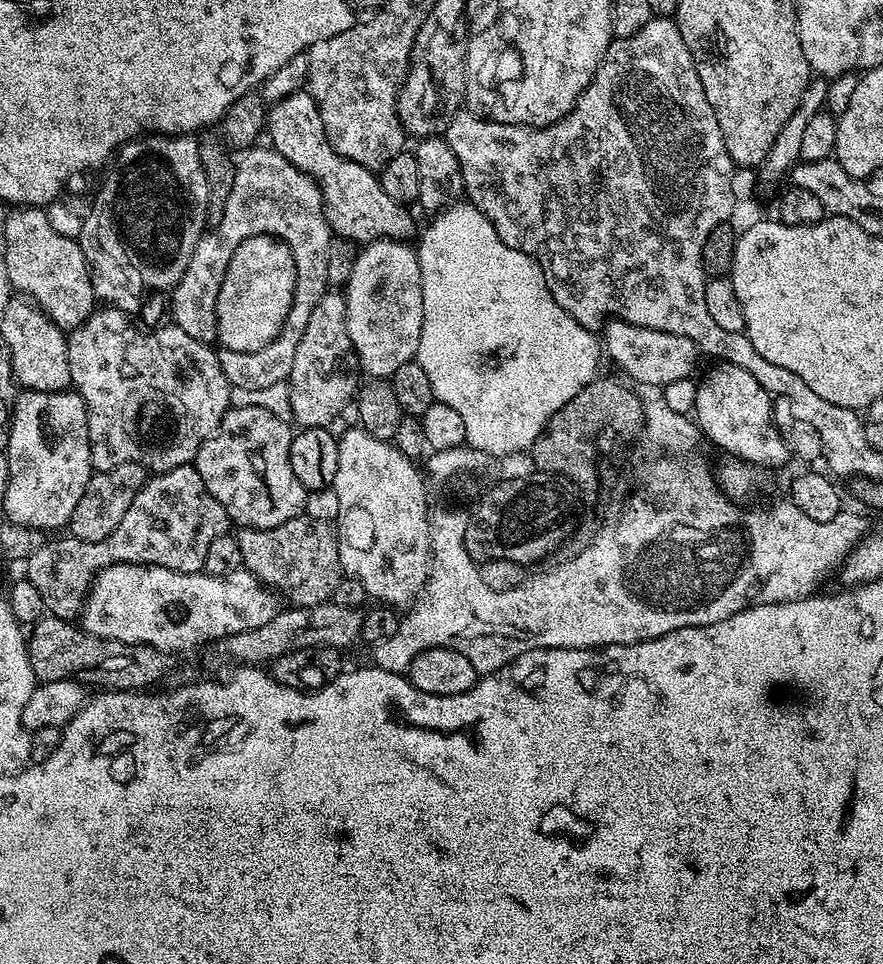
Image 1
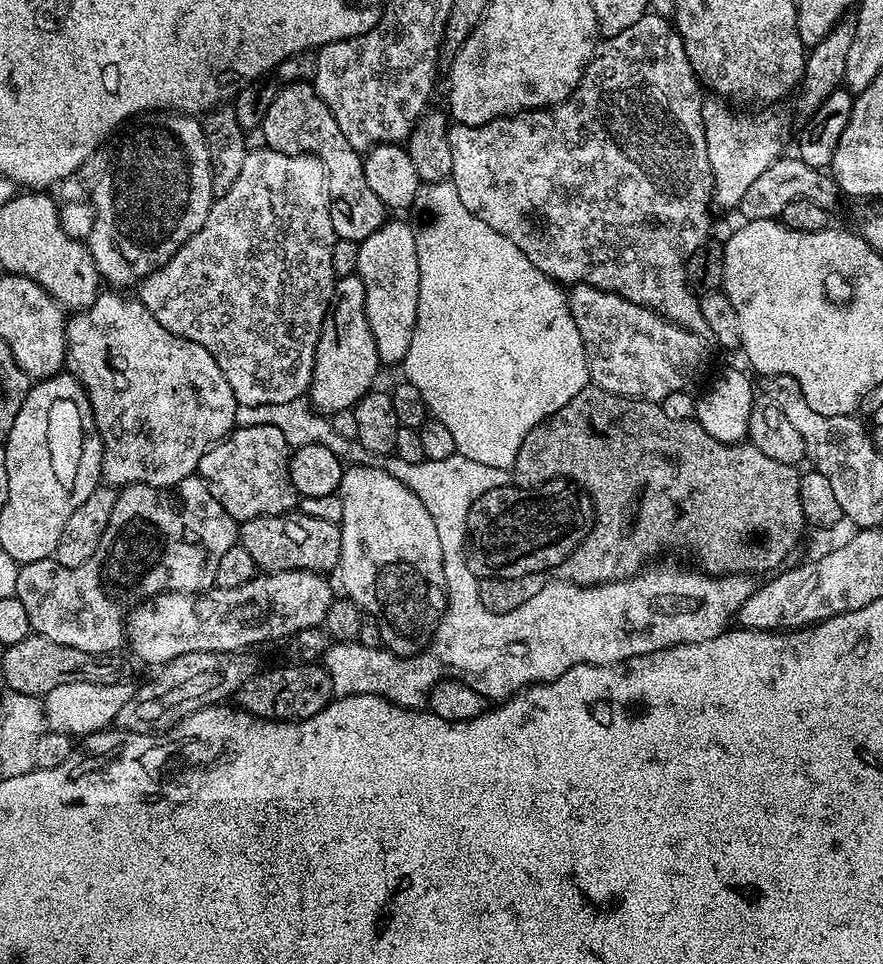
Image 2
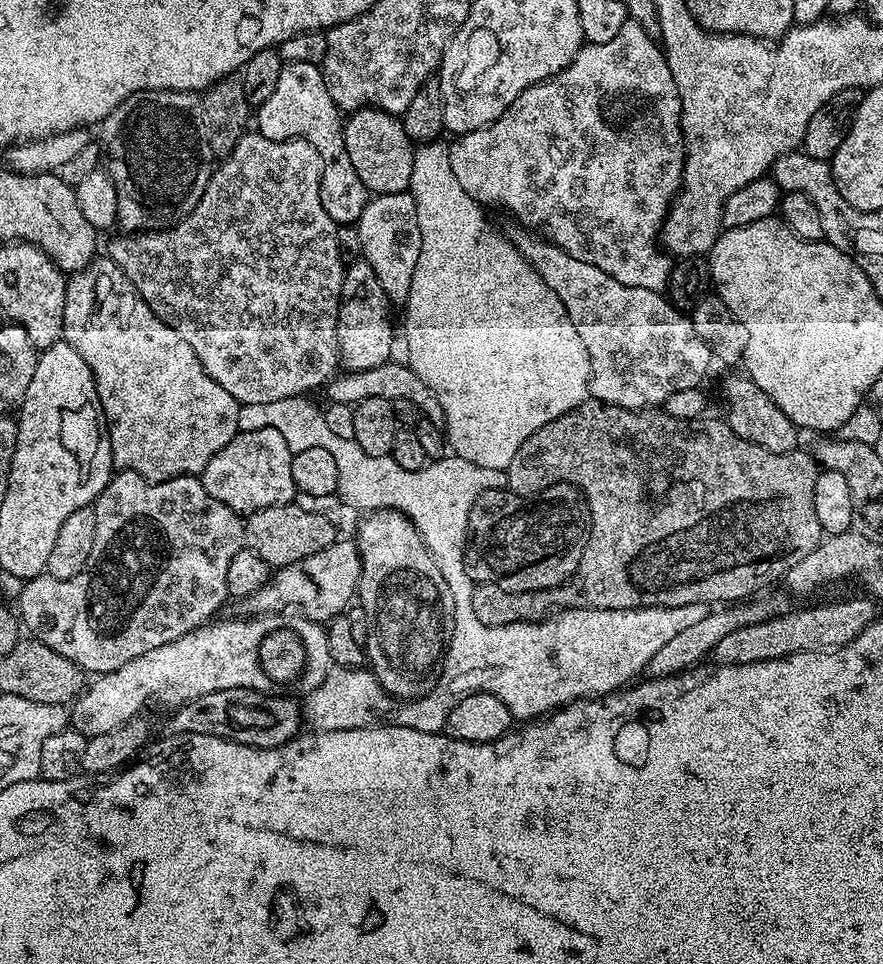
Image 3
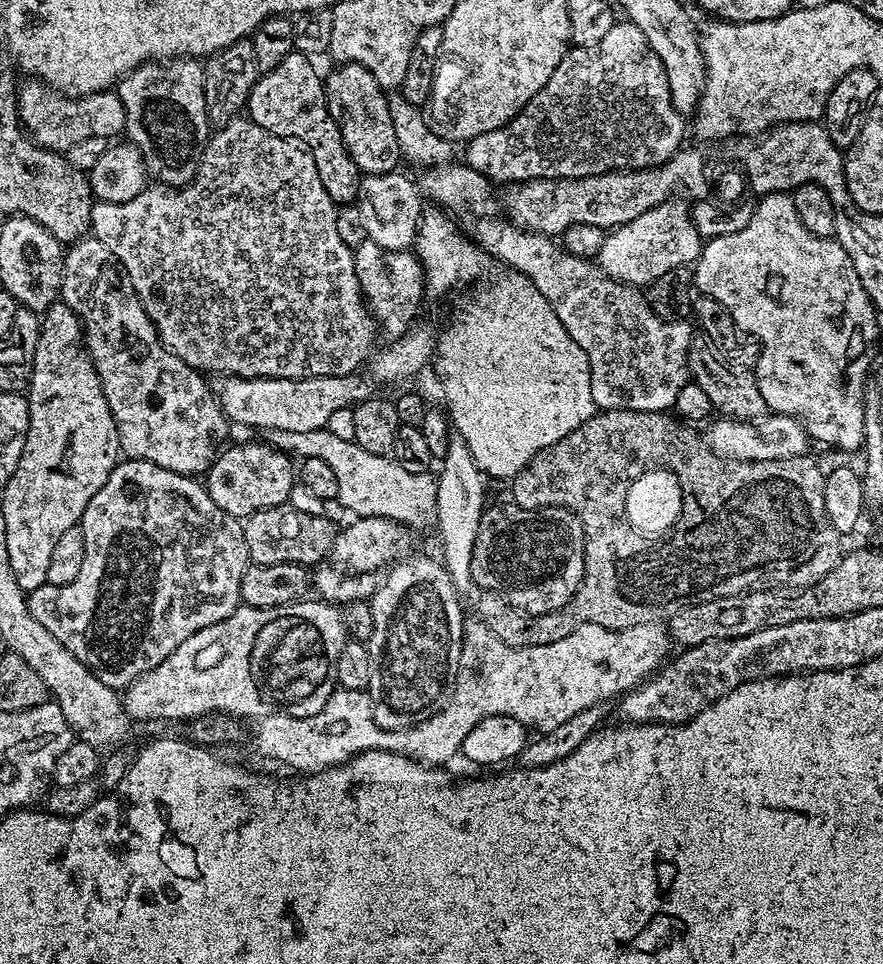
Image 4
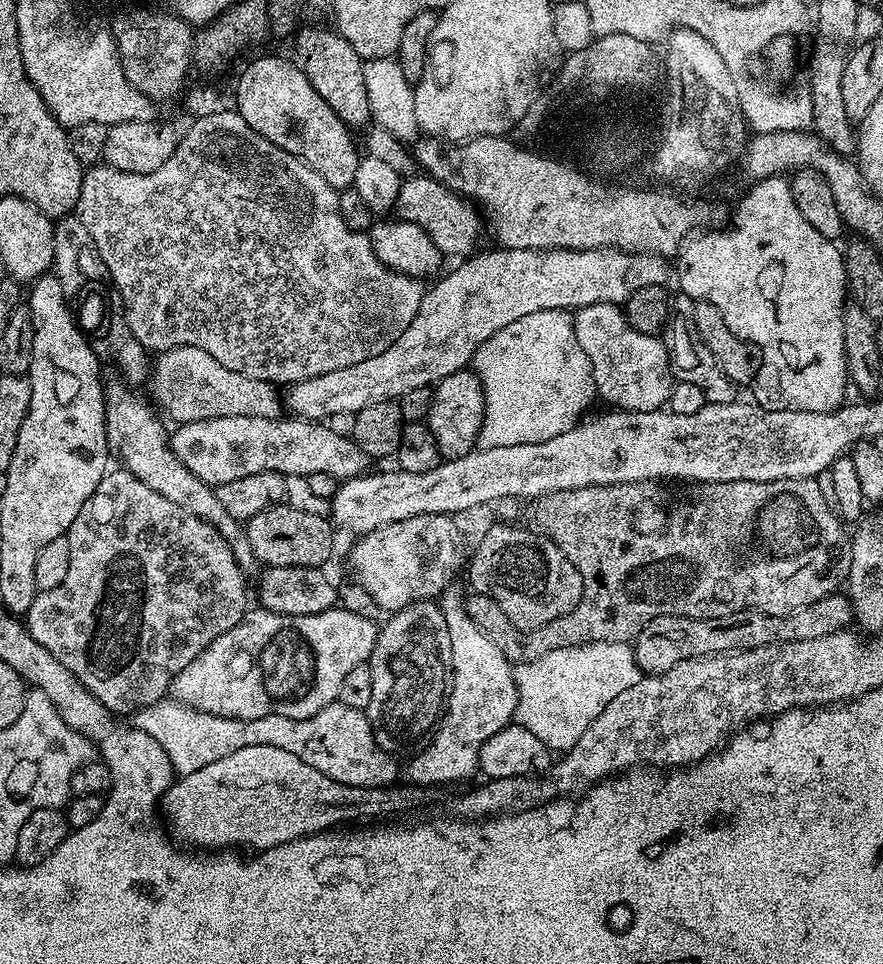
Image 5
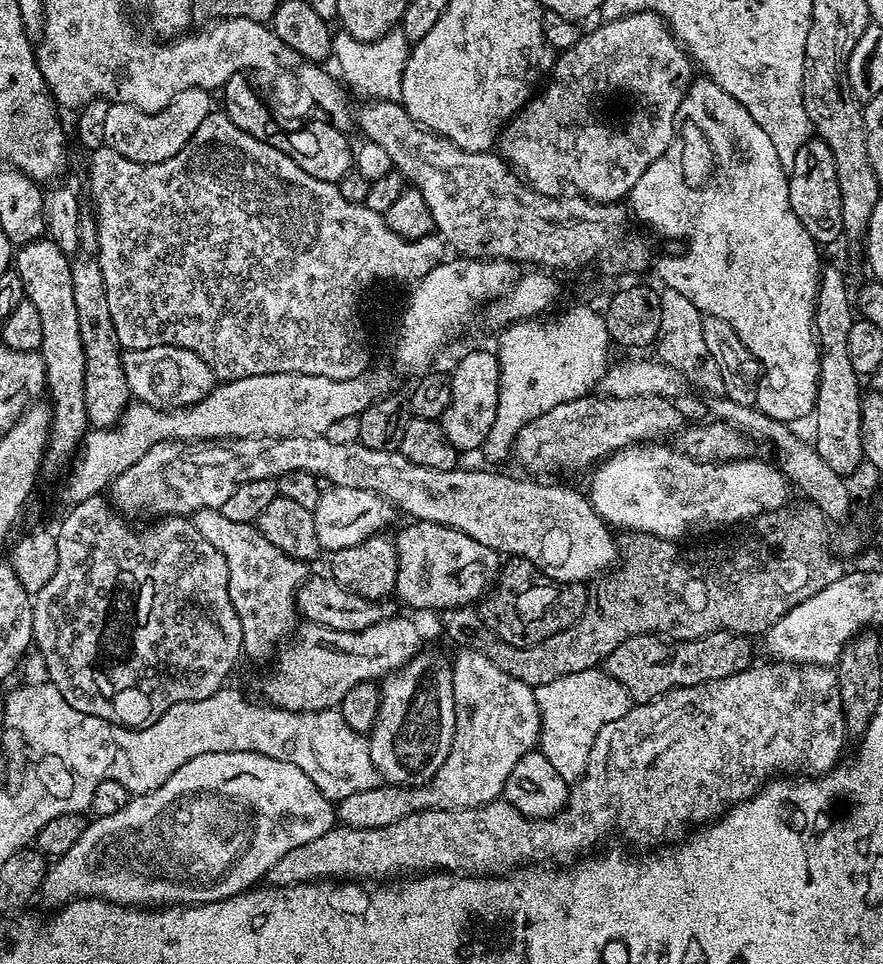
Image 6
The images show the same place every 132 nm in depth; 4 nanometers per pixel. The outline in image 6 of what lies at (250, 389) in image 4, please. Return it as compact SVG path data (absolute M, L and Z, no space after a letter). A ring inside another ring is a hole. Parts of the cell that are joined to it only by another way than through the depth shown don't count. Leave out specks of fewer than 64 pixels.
M163 344L146 346L146 350L127 349L123 353L124 373L128 389L139 403L155 408L185 408L196 404L210 394L218 383L218 377L194 350Z

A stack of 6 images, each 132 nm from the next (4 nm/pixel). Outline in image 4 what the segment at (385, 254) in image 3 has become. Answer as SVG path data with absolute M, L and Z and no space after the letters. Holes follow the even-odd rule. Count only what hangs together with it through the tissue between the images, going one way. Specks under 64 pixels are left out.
M397 170L386 174L364 176L360 182L358 197L369 240L378 242L378 246L395 252L409 251L415 245L416 231L420 228L420 217L426 211L419 183L413 177L411 180L402 173L403 171Z

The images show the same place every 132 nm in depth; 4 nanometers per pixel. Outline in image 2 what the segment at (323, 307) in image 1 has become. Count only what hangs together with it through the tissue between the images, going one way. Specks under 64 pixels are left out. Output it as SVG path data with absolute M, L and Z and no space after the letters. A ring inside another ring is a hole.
M355 274L339 277L322 322L322 334L318 334L314 374L307 399L317 413L329 418L338 410L353 409L366 393L373 391L376 371L381 368L378 346L374 346L374 336L366 322L366 290Z

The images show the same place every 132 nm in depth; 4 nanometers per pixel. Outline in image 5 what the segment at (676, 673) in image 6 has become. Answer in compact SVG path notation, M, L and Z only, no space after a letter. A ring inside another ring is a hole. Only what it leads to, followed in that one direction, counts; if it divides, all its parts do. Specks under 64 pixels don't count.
M844 594L823 596L785 616L771 616L751 610L705 620L685 616L659 616L641 626L634 637L632 653L641 673L657 676L670 670L670 666L678 666L678 662L686 662L690 658L713 656L719 652L741 652L758 646L806 638L822 638L826 634L845 631L852 623L852 605Z

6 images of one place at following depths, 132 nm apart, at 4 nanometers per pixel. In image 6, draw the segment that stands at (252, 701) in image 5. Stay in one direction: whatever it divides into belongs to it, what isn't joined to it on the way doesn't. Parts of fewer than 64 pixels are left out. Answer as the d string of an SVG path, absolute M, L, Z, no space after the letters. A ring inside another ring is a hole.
M395 616L366 626L361 632L301 623L291 639L275 653L272 669L261 678L260 692L264 695L261 697L274 707L291 712L336 708L358 682L379 681L421 651L419 626L404 616Z

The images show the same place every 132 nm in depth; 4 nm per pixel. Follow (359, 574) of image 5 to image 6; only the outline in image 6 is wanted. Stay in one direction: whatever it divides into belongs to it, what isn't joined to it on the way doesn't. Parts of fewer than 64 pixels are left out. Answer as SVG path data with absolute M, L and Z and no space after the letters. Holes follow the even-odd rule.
M412 520L400 533L395 533L394 539L395 595L401 596L412 608L443 610L475 605L491 589L502 564L494 549L438 522Z

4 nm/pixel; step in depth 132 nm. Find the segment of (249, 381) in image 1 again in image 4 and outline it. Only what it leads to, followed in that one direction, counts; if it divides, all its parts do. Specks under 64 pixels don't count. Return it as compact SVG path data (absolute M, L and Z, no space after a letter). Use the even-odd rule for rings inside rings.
M237 118L237 119L235 119L235 120L232 120L232 121L231 121L231 122L229 122L229 124L222 124L222 125L219 125L219 127L217 127L217 128L216 128L216 129L215 129L215 131L213 131L213 132L212 132L212 133L211 133L211 135L209 135L209 138L208 138L208 143L207 143L207 144L205 144L205 145L204 145L204 155L203 155L203 156L201 156L201 157L200 157L200 168L199 168L199 169L198 169L198 170L197 170L197 171L196 171L196 176L195 176L195 177L194 177L194 179L192 179L192 180L191 180L191 181L189 181L189 183L188 183L188 184L185 184L185 185L183 185L183 186L169 186L169 185L166 185L166 184L161 184L161 183L159 183L159 182L156 182L156 183L153 183L153 184L152 184L152 185L151 185L151 186L145 186L145 188L144 188L144 189L143 189L143 190L142 190L142 194L138 194L138 198L130 198L130 202L102 202L102 201L101 201L101 200L96 200L96 201L95 201L95 203L93 203L93 205L92 205L92 226L91 226L91 229L90 229L90 232L91 232L91 235L92 235L92 236L93 236L93 237L95 237L95 239L97 239L97 240L99 240L99 241L100 241L100 243L101 243L101 244L103 244L103 245L104 245L104 247L106 247L106 248L108 248L108 249L109 249L109 250L110 250L110 254L114 254L114 258L115 258L115 259L116 259L116 262L117 262L117 264L119 264L119 265L120 265L120 267L121 267L121 268L123 268L123 270L124 270L124 272L125 272L125 273L126 273L126 274L127 274L127 276L128 276L128 277L129 277L129 278L130 278L130 282L131 282L131 283L132 283L132 285L133 285L133 286L134 286L134 290L135 290L135 291L136 291L136 293L137 293L137 294L138 294L138 298L139 298L139 299L140 299L140 301L141 301L141 302L142 302L142 306L143 306L143 307L144 307L144 309L145 309L145 310L146 310L146 314L147 314L147 315L148 315L148 317L149 317L149 318L150 318L150 322L151 322L151 323L152 323L152 325L153 325L153 326L155 326L155 328L156 328L156 332L157 332L157 334L159 334L159 335L160 335L160 341L161 341L161 342L162 342L162 343L163 343L163 344L164 344L164 345L165 345L165 346L167 346L167 347L168 347L168 348L169 348L169 350L170 350L170 351L172 351L172 352L173 352L173 354L174 354L174 355L175 355L175 356L177 356L177 357L178 357L178 358L182 358L182 362L186 362L186 363L187 363L187 364L188 364L188 365L190 365L190 367L192 367L192 368L194 368L194 369L197 369L197 370L199 370L199 371L200 371L200 372L201 372L201 373L204 373L204 374L209 374L209 373L208 373L208 372L216 372L216 373L215 373L215 374L219 374L219 375L220 375L220 376L241 376L241 377L242 377L242 378L294 378L294 379L295 379L295 380L301 380L301 379L302 379L302 378L318 378L318 377L319 377L319 376L350 376L350 375L353 375L353 373L355 373L355 372L356 372L356 371L357 371L357 369L359 369L359 368L356 368L356 367L358 367L358 366L359 366L359 364L360 364L360 363L362 363L362 362L363 362L363 360L364 360L364 359L365 359L365 360L364 360L364 363L365 363L365 361L367 361L367 360L368 360L368 359L369 359L369 357L371 357L371 356L372 356L372 355L373 355L373 352L374 352L374 347L373 347L373 348L372 348L372 343L374 343L374 342L375 342L375 340L376 340L376 336L377 336L377 340L378 340L378 324L377 324L377 321L376 321L376 320L375 320L375 319L374 319L374 317L373 317L373 315L372 315L372 313L371 313L371 311L370 311L370 309L369 309L369 307L368 307L368 305L367 305L367 303L366 303L366 301L365 301L365 299L364 299L364 295L363 295L363 294L362 294L362 290L361 290L361 289L360 289L360 283L359 283L359 282L358 282L358 274L357 274L357 273L356 273L356 267L355 267L355 266L354 266L354 258L353 258L353 257L352 257L352 253L353 253L353 249L350 249L350 248L348 248L348 247L347 247L347 246L346 246L346 242L342 242L342 238L338 238L338 222L337 222L337 221L336 221L336 210L337 210L337 207L338 207L338 205L337 205L337 204L336 204L336 203L334 203L334 201L333 201L333 200L332 200L332 199L331 199L331 198L330 198L330 194L326 194L326 186L322 186L322 178L321 178L321 177L320 177L320 175L319 175L319 174L318 174L318 166L317 166L317 165L316 165L316 163L315 163L315 162L314 162L314 158L313 158L313 157L312 157L312 153L311 153L311 152L309 152L309 151L308 151L308 149L307 149L307 148L305 148L305 147L303 147L303 146L301 146L301 145L300 145L300 144L299 144L299 143L297 143L297 141L295 141L295 140L287 140L287 138L286 138L286 137L284 137L284 136L275 136L275 135L274 135L274 134L270 134L270 130L262 130L262 126L258 126L258 125L257 125L257 124L255 124L255 122L254 122L254 121L252 121L252 119L251 119L251 118Z

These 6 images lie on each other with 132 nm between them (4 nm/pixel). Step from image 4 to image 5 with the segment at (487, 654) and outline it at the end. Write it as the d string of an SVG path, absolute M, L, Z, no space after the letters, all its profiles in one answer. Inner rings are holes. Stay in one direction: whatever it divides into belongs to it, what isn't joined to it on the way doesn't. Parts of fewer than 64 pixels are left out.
M590 642L589 644L579 644L578 646L566 646L558 650L550 650L550 654L540 656L536 660L525 660L515 665L512 678L516 683L516 715L515 723L520 724L526 730L530 730L530 734L534 734L534 738L538 738L546 745L553 753L563 754L569 748L574 746L574 742L578 742L578 738L582 738L582 733L585 732L586 726L590 726L590 722L594 722L594 718L598 718L598 714L602 714L602 710L606 710L606 706L610 702L614 702L614 698L618 698L618 694L622 694L625 690L630 690L630 686L634 686L637 680L640 679L642 673L636 666L636 659L632 653L632 644L625 642ZM171 698L147 705L142 715L144 732L155 738L162 750L166 750L173 773L180 776L202 770L202 766L210 766L210 762L218 762L218 758L226 758L226 754L234 754L234 750L242 750L246 746L278 746L282 750L290 750L290 754L298 754L298 758L314 766L314 770L322 770L322 774L349 786L382 788L395 785L398 780L397 757L376 743L367 715L361 709L339 702L326 706L305 720L281 716L257 720L226 718L191 708Z

